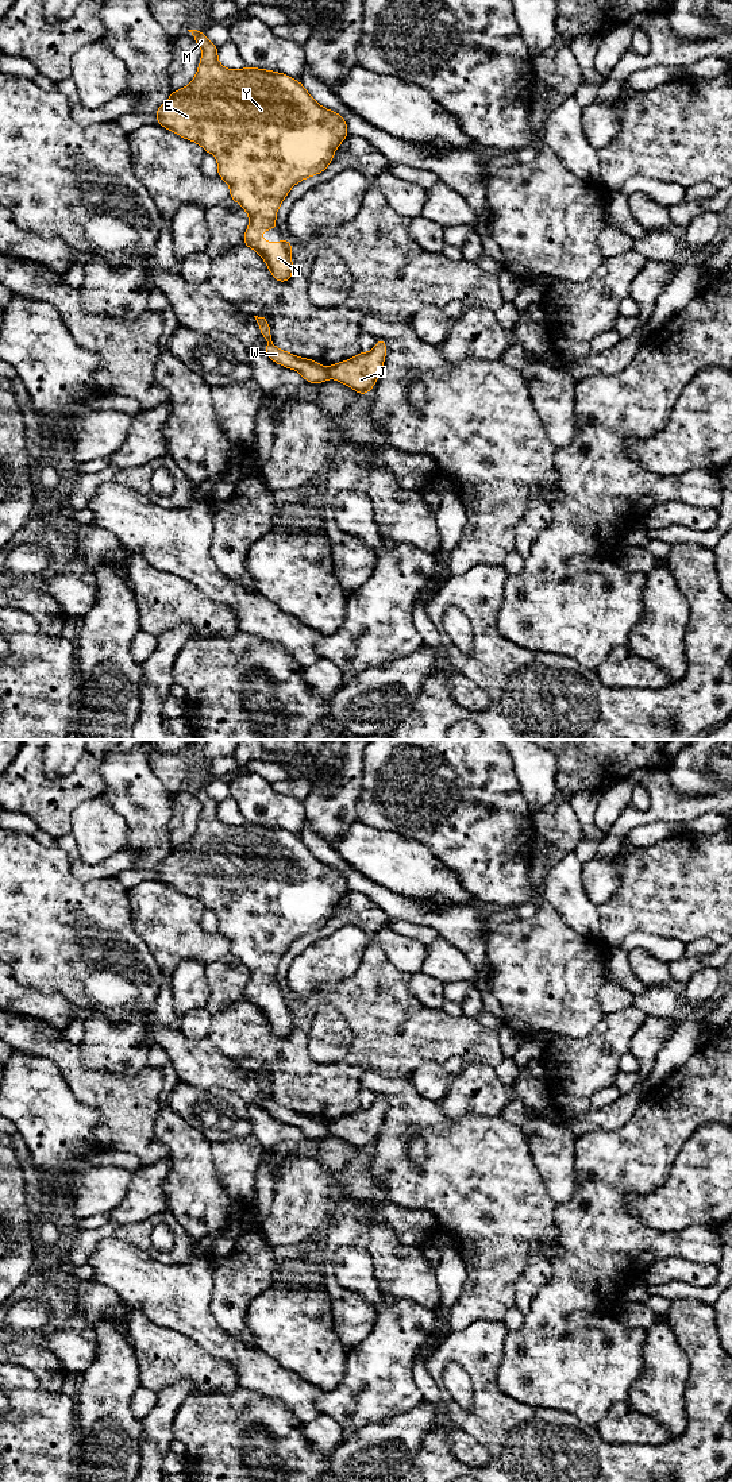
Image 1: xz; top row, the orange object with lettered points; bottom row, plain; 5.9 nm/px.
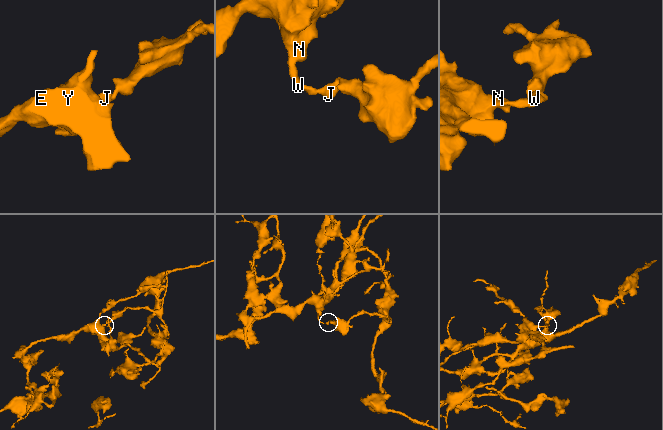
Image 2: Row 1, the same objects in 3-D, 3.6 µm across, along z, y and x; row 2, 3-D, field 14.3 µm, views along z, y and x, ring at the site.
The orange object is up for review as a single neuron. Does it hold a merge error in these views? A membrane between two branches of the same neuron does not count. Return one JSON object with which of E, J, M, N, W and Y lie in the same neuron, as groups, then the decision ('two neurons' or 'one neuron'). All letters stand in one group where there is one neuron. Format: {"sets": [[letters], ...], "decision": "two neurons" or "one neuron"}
{"sets": [["E", "M", "N", "W", "Y"], ["J"]], "decision": "two neurons"}

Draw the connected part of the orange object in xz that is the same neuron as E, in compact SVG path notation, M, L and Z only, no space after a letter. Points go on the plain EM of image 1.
M188 786L201 803L201 815L193 837L182 845L174 846L158 864L155 872L159 881L200 900L205 908L217 915L217 931L230 942L230 953L249 970L250 979L243 992L243 1000L253 1004L265 1015L273 1034L286 1038L292 1034L292 1000L282 997L263 997L263 985L276 985L276 970L289 946L300 937L327 926L335 906L340 902L348 885L342 871L317 860L303 840L284 829L243 823L231 826L220 821L217 803L197 786Z

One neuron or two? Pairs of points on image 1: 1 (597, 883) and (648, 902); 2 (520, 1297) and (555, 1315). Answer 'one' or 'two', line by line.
1: two
2: two

